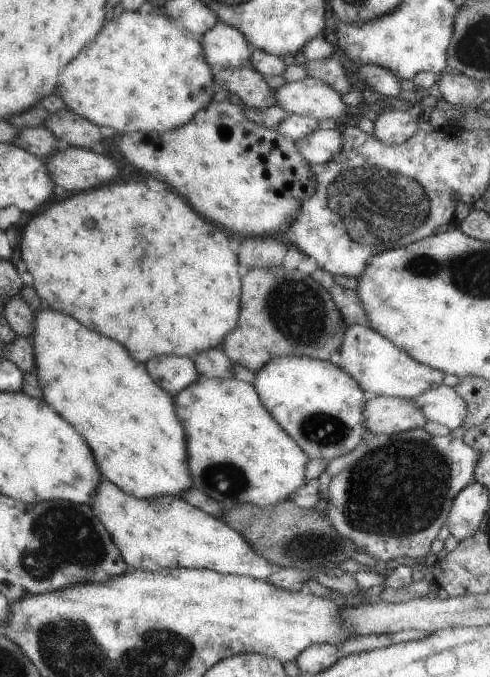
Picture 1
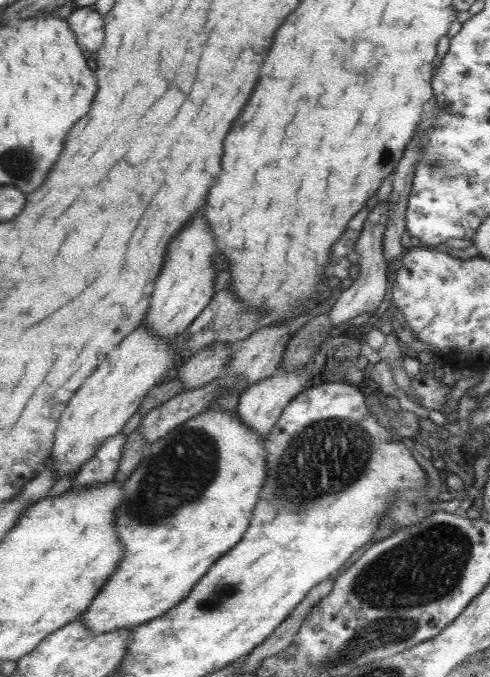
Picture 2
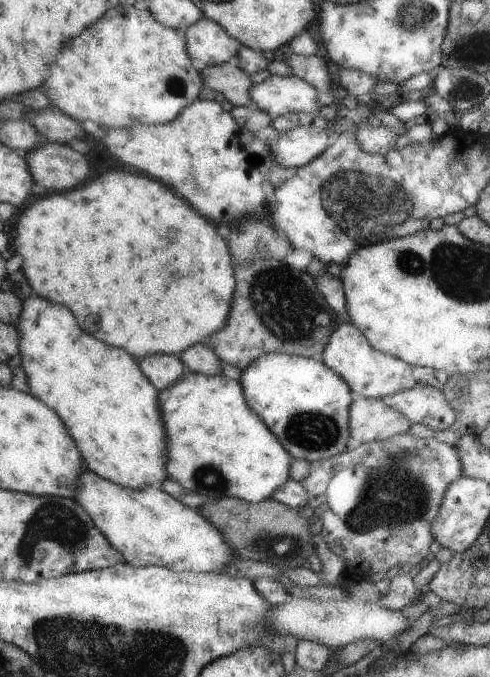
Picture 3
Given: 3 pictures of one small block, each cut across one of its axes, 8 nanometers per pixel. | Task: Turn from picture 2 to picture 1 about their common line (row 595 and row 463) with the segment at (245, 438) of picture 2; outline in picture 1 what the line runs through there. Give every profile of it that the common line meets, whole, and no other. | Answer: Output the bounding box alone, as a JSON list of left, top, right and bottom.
[30,308,193,499]

